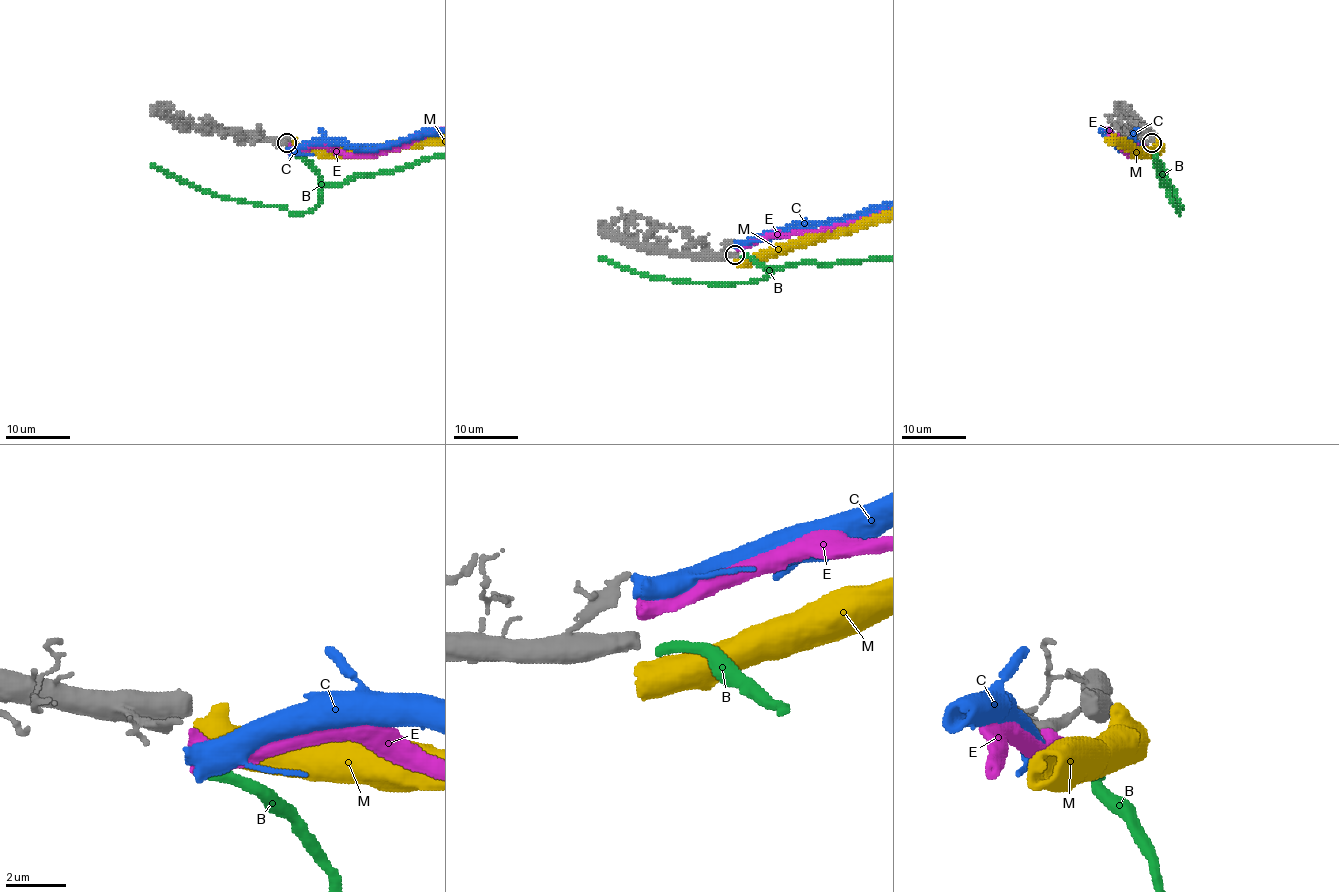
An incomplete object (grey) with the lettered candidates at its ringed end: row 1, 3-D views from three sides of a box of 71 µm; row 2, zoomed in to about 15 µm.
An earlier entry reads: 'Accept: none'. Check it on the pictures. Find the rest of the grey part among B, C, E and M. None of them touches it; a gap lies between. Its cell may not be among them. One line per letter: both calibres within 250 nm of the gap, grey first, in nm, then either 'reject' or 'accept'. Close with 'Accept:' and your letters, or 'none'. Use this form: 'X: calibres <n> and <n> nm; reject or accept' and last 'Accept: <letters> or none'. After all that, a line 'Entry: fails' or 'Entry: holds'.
B: calibres 650 and 380 nm; reject
C: calibres 650 and 700 nm; reject
E: calibres 650 and 600 nm; reject
M: calibres 650 and 700 nm; reject
Accept: none
Entry: holds

